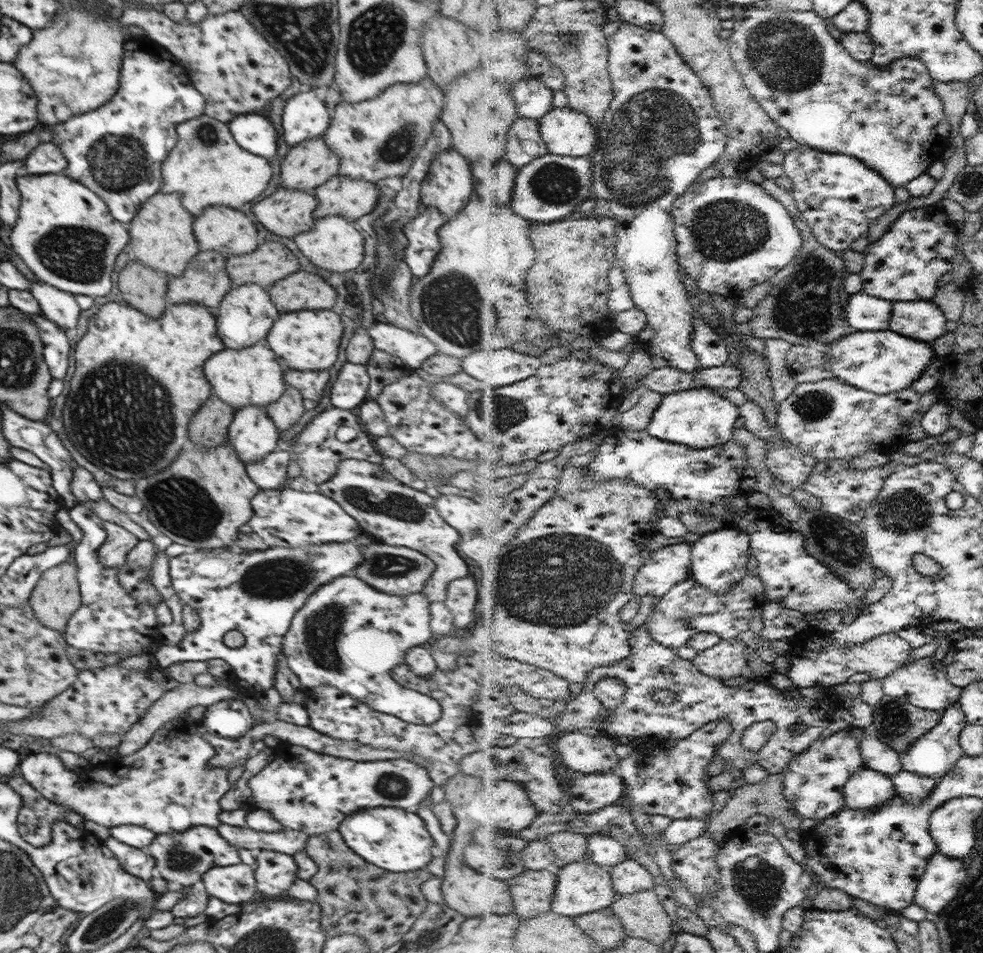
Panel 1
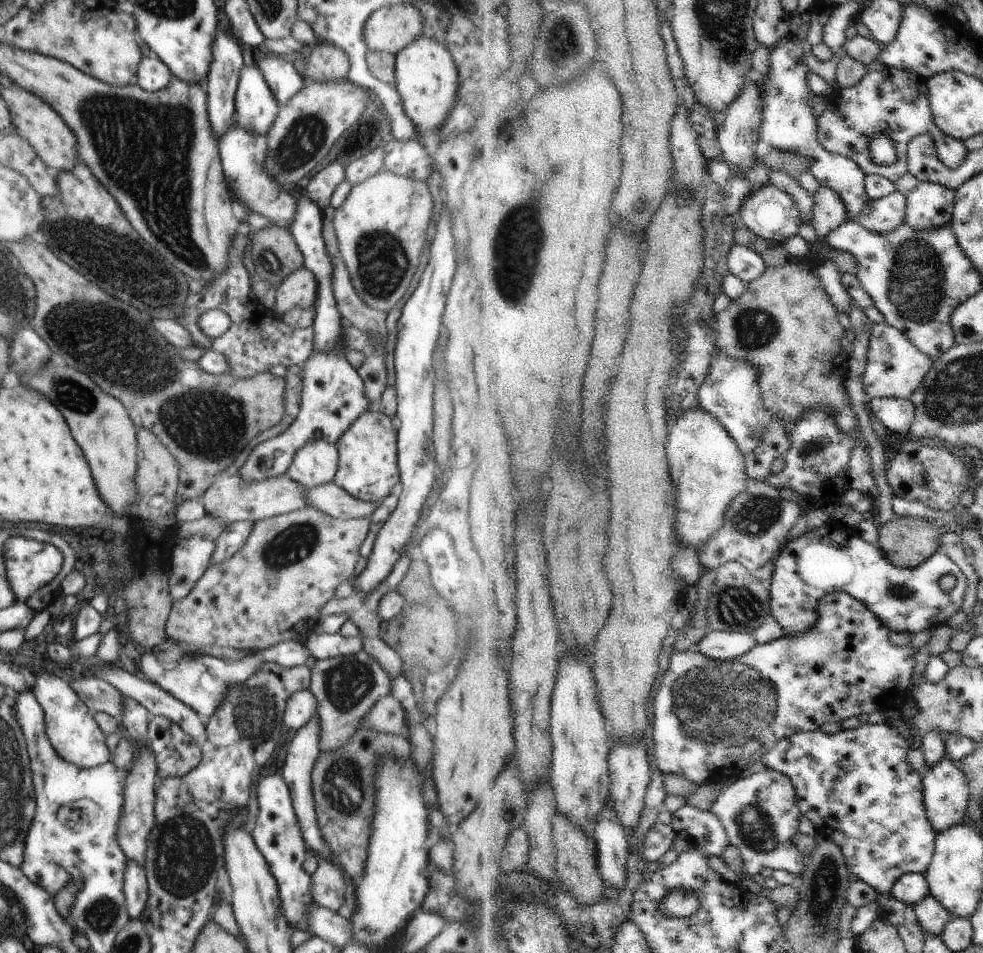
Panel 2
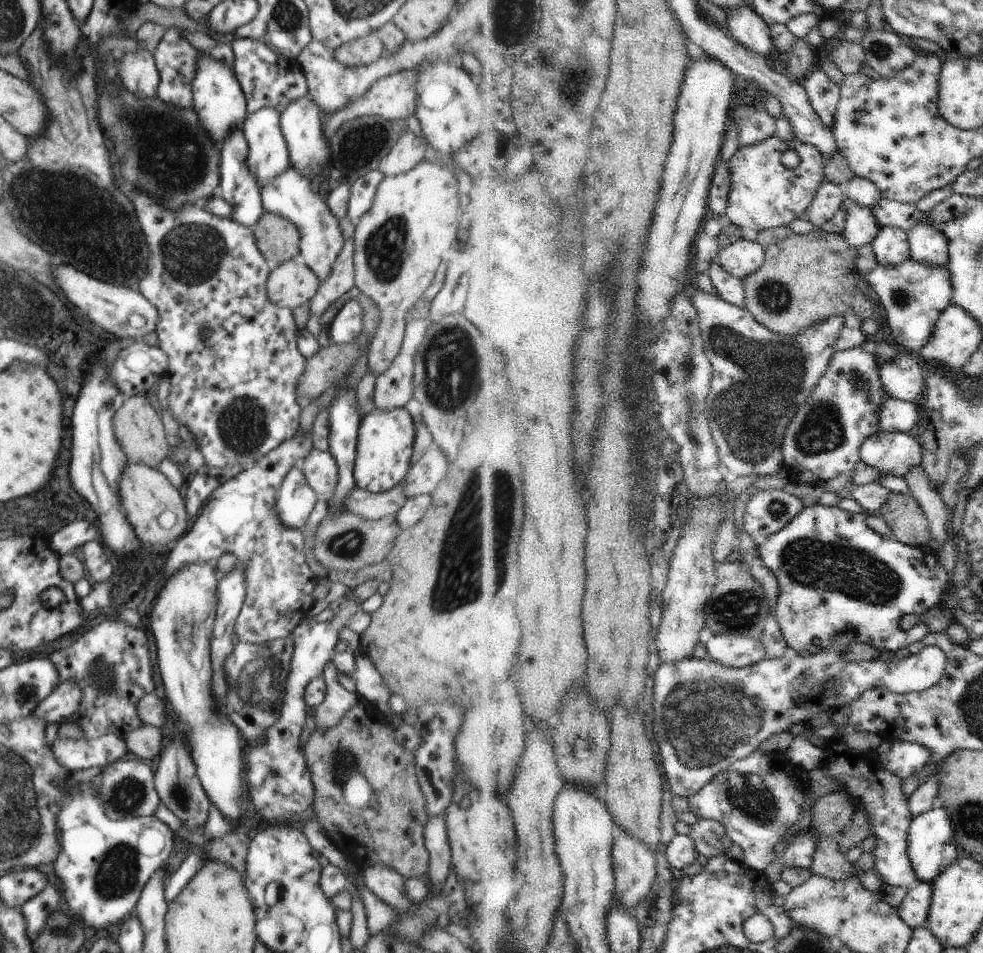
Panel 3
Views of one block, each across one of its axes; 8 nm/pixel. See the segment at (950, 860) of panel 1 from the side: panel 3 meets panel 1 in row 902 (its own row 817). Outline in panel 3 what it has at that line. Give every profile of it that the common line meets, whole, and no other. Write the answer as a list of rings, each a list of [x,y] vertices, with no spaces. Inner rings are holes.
[[[942,806],[932,807],[928,812],[920,814],[913,823],[910,836],[910,856],[914,860],[916,872],[921,882],[932,883],[950,864],[954,864],[961,854],[960,846],[954,835],[953,822],[950,821],[950,812]]]

